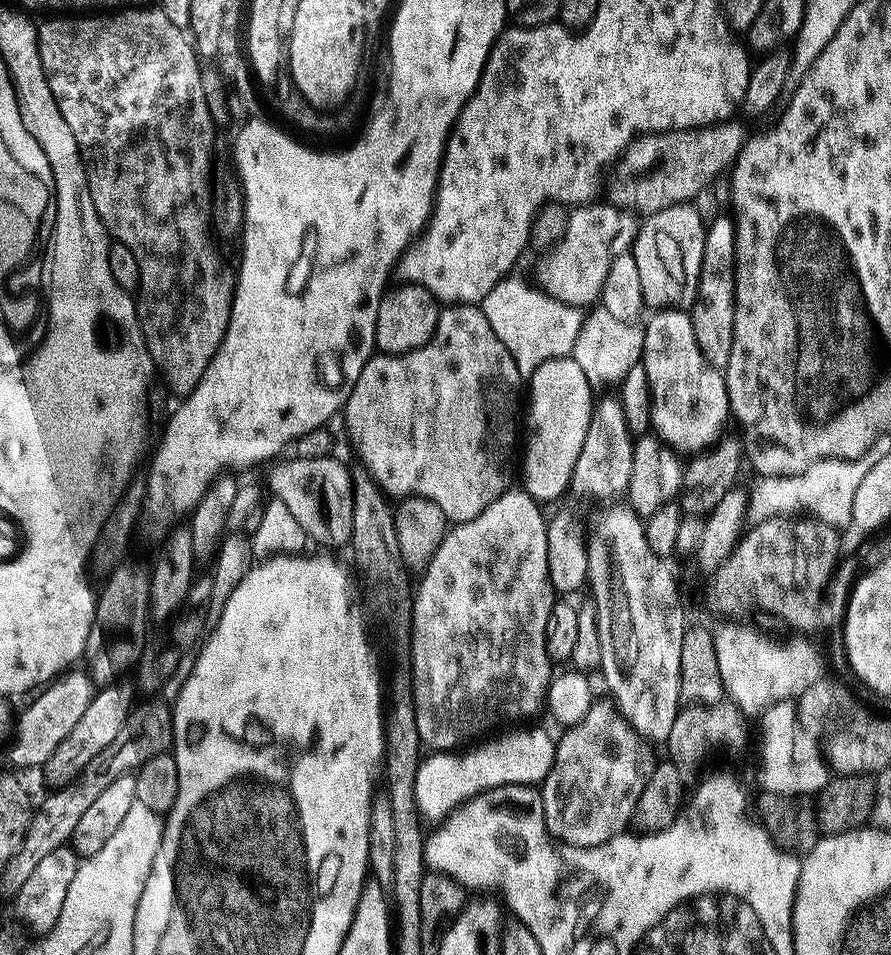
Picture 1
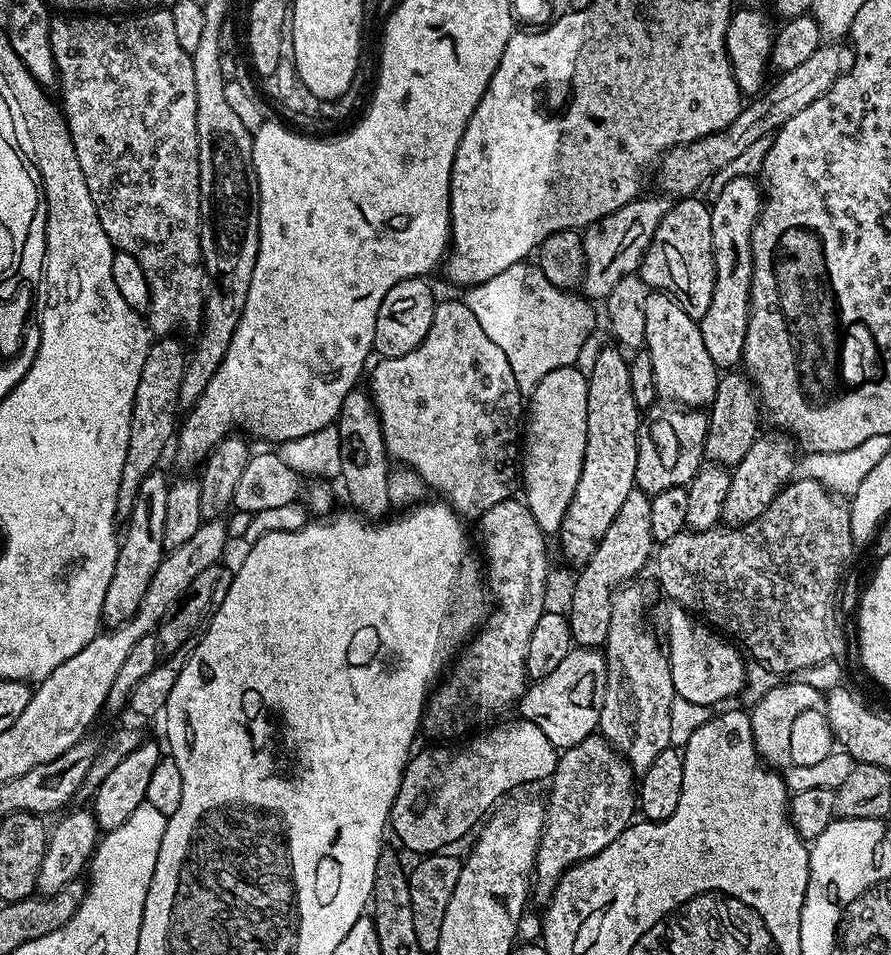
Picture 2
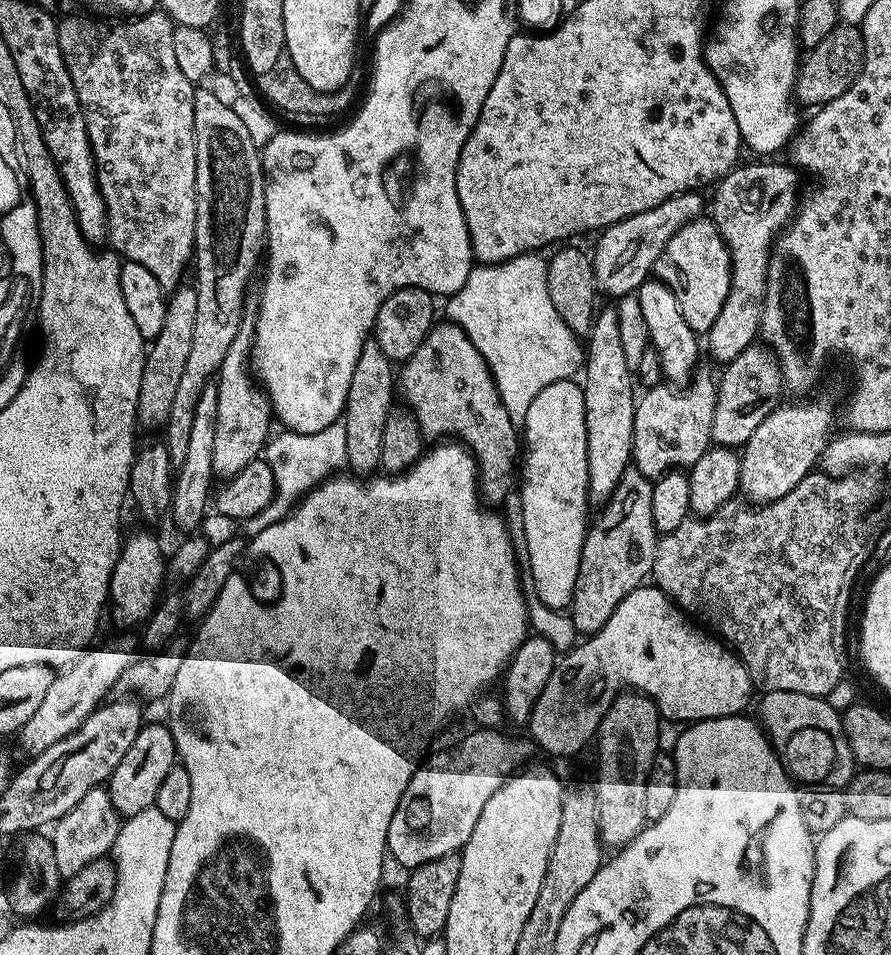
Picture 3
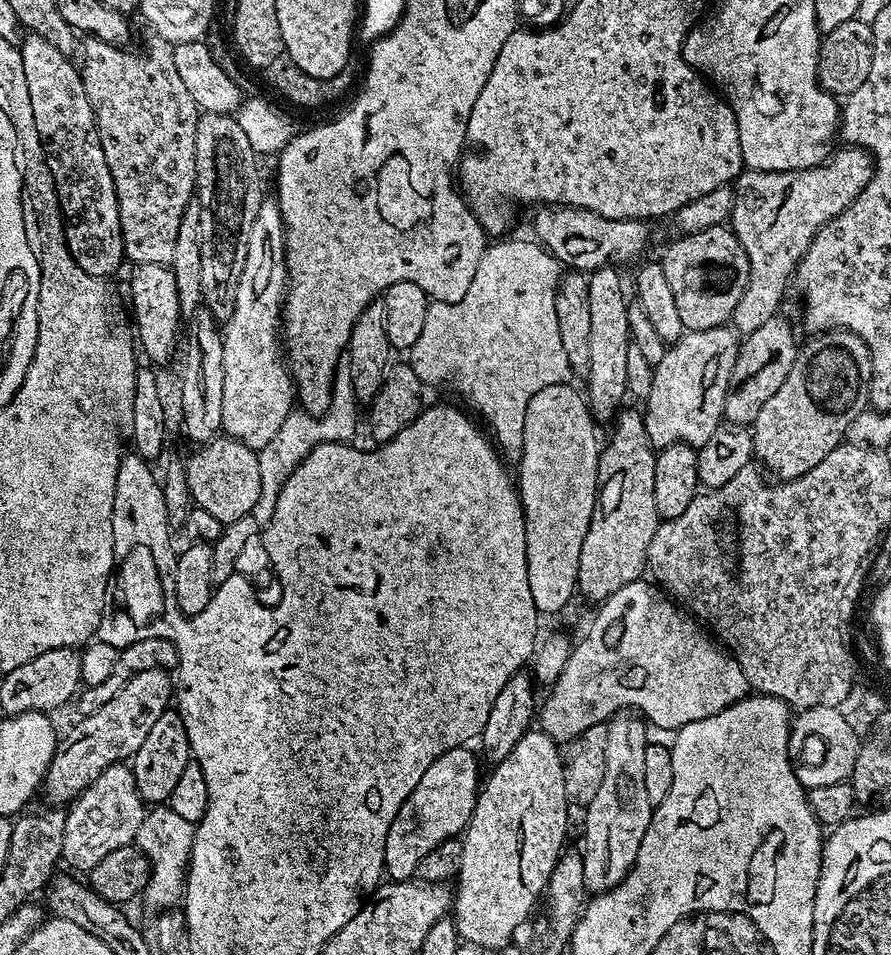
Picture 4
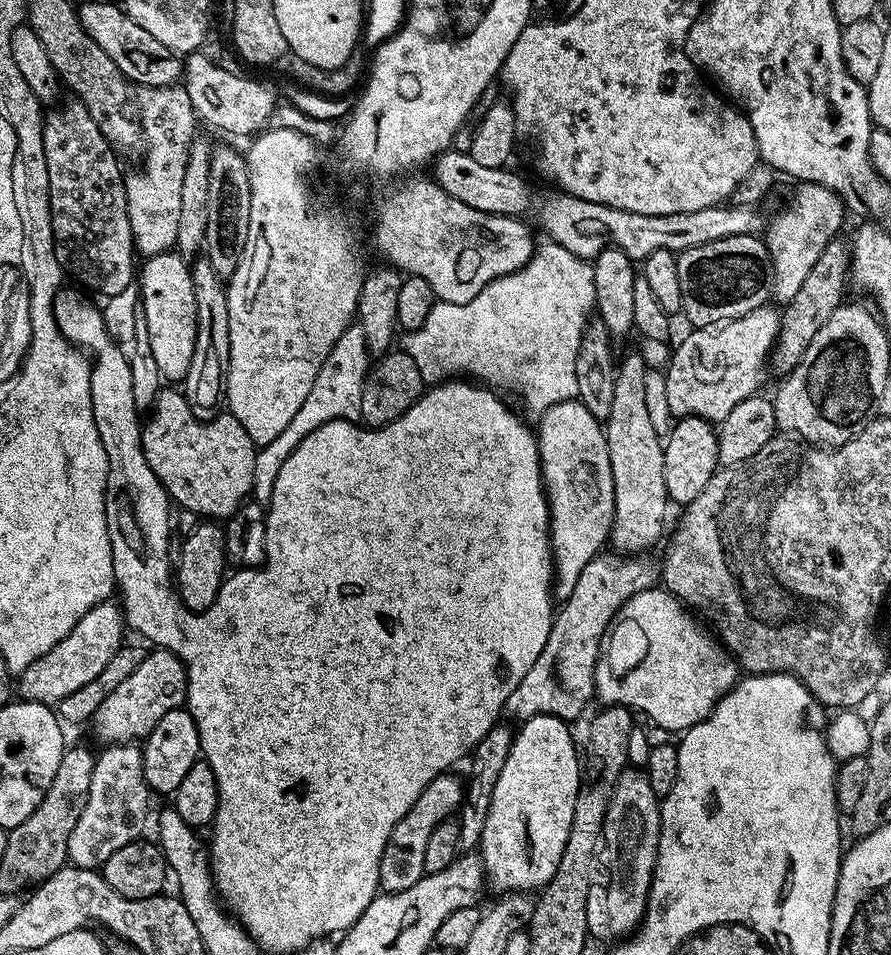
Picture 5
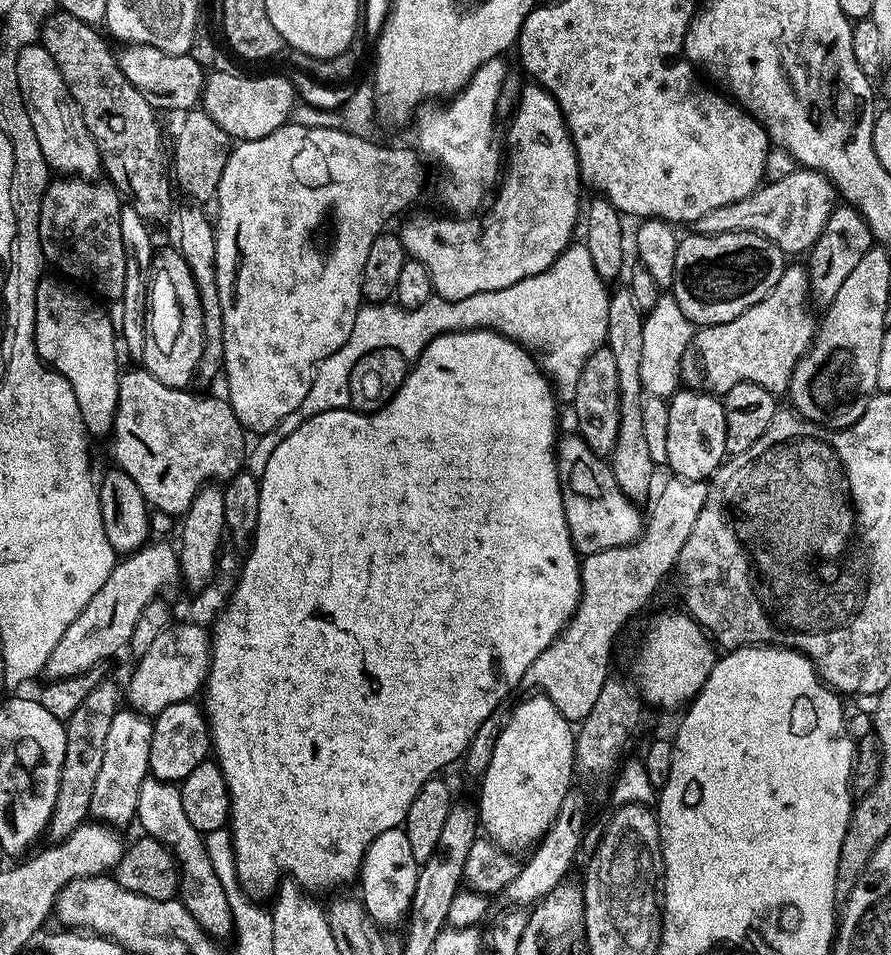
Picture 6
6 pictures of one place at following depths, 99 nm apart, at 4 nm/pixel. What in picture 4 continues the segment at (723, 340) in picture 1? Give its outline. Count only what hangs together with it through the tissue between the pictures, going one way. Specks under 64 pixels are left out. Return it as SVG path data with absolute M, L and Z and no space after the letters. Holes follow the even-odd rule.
M844 146L837 154L836 161L834 160L835 156L831 162L825 162L818 168L801 168L799 172L744 170L735 181L736 205L732 211L730 227L746 250L750 269L748 285L731 318L737 333L751 334L760 326L766 326L766 322L770 322L770 318L781 311L780 299L784 296L784 287L790 284L790 277L795 273L812 241L836 216L850 207L872 181L874 161L872 153L865 148Z

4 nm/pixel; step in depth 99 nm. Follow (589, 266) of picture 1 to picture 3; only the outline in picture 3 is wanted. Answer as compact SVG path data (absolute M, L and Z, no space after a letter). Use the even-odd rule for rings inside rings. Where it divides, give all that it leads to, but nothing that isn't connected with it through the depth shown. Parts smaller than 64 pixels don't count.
M696 190L681 192L679 196L672 196L668 200L659 201L644 212L627 216L627 218L621 220L619 224L610 224L607 228L603 229L603 231L597 235L600 237L596 240L596 249L591 249L590 252L592 257L592 269L596 275L597 289L599 289L601 293L609 292L613 298L635 293L640 285L649 279L658 257L664 252L666 242L672 237L673 232L675 232L681 224L695 220L703 213L700 211L704 208L704 200L699 196L700 194L701 193Z

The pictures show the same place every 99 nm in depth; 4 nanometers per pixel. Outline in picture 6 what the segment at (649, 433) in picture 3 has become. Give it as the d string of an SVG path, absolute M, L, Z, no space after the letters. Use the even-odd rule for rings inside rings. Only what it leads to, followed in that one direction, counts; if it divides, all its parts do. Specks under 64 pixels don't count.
M789 263L782 278L778 278L778 282L772 287L772 292L750 306L741 316L730 322L700 326L693 331L690 346L680 363L681 381L698 392L713 394L728 392L730 386L738 386L738 382L754 382L773 394L787 393L794 370L808 352L812 337L816 335L818 320L815 315L811 316L811 306L813 307L810 303L807 267L803 263Z

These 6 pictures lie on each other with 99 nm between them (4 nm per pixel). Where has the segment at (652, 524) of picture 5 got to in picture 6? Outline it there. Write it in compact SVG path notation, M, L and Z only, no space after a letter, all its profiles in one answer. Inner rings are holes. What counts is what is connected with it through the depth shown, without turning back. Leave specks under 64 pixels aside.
M620 286L608 298L608 321L606 322L606 346L614 354L618 370L618 394L620 395L620 417L618 418L618 438L610 453L610 467L616 485L633 501L647 501L652 488L654 465L646 446L645 431L642 430L642 410L646 393L642 386L642 330L645 313L634 302L627 286ZM652 488L652 489L651 489ZM648 491L649 496L648 496ZM648 496L648 497L647 497Z

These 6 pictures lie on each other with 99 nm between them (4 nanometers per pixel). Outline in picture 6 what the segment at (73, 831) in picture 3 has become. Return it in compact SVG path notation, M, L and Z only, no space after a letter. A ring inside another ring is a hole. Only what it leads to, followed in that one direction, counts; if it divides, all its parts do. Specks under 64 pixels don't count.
M135 710L117 711L110 730L106 730L106 747L102 766L94 781L94 794L90 798L90 816L93 821L117 830L123 824L133 823L138 810L138 786L149 777L150 738L153 721Z

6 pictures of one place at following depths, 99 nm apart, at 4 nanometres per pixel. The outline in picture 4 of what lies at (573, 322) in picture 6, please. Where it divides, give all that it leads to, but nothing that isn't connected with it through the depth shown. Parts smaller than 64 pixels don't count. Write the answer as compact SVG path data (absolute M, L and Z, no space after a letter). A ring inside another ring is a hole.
M535 239L529 240L508 240L505 244L493 243L486 252L486 266L481 266L478 274L466 298L462 298L457 304L441 304L433 303L428 309L428 331L424 334L422 341L422 349L424 353L414 361L414 367L418 378L424 380L425 385L444 384L447 380L458 380L458 384L462 391L468 392L473 400L480 406L481 410L488 415L492 422L491 431L496 431L495 439L498 441L499 447L506 452L524 452L524 439L526 438L526 416L530 400L534 398L540 390L546 390L548 386L565 383L573 375L572 363L568 360L568 351L562 342L562 330L560 329L560 319L558 318L558 310L556 309L556 295L560 290L562 281L562 265L543 244ZM342 370L336 375L332 387L332 405L323 416L312 416L303 410L293 410L282 422L282 430L274 434L274 438L265 448L259 449L257 460L262 477L262 494L258 502L252 507L252 515L255 521L266 526L272 520L276 509L276 496L281 492L281 486L295 472L297 467L307 459L320 444L335 444L348 442L356 432L356 387L352 384L351 371Z

